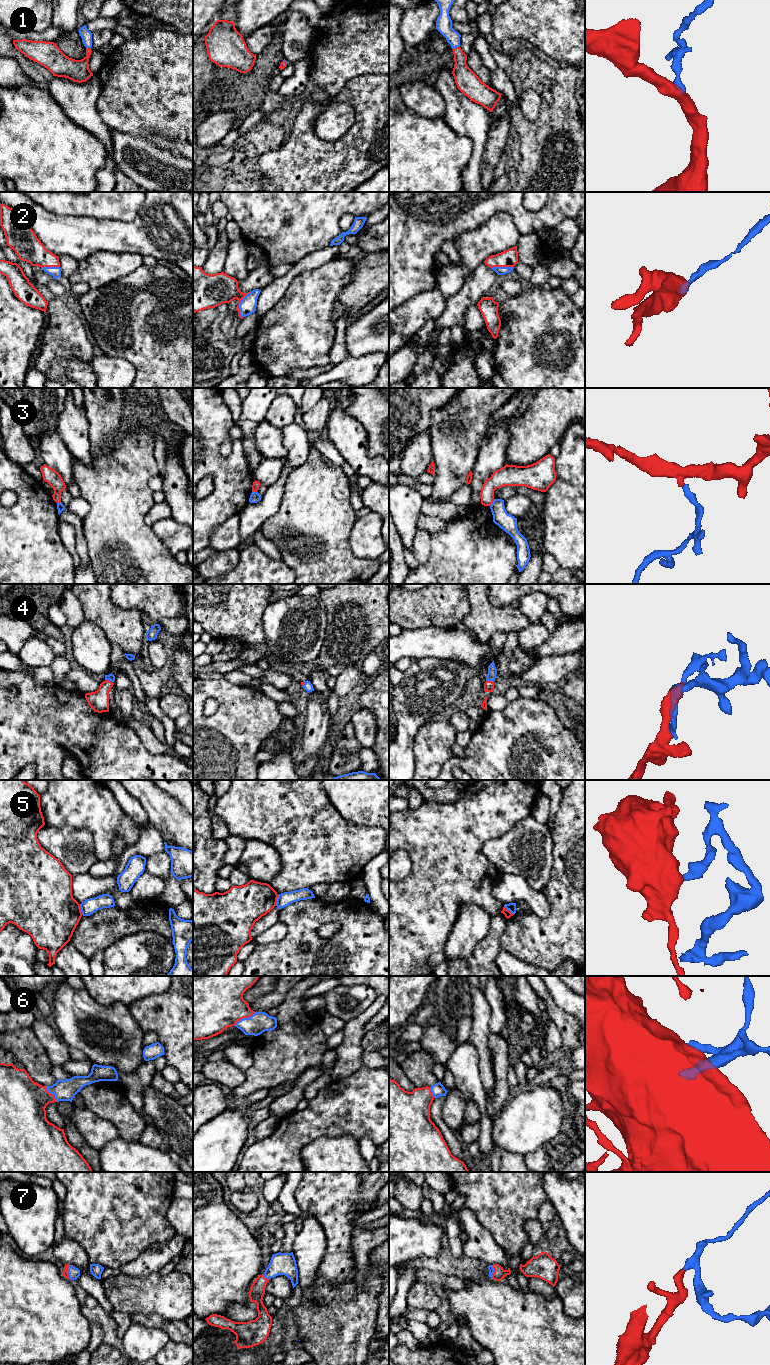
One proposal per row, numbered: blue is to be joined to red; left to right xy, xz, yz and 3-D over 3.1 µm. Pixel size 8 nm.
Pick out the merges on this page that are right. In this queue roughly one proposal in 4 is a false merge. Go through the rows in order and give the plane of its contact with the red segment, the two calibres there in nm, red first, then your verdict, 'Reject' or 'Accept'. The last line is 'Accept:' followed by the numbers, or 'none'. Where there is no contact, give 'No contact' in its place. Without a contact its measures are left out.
1: Touches red in yz. Thickness 160 nm (red) against 130 nm. Accept
2: Touches red in xz. Thickness 260 nm (red) against 140 nm. Accept
3: Touches red in yz. Thickness 160 nm (red) against 140 nm. Reject
4: Touches red in xy. Thickness 160 nm (red) against 60 nm. Accept
5: Touches red in xy. Thickness 460 nm (red) against 120 nm. Reject
6: Touches red in xz. Thickness 420 nm (red) against 170 nm. Accept
7: Touches red in xy. Thickness 50 nm (red) against 90 nm. Accept
Accept: 1, 2, 4, 6, 7

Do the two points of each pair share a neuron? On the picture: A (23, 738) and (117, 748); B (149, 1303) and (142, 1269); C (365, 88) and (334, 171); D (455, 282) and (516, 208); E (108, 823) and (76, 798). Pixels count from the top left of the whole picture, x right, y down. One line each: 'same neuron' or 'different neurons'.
A: same neuron
B: different neurons
C: same neuron
D: different neurons
E: same neuron

